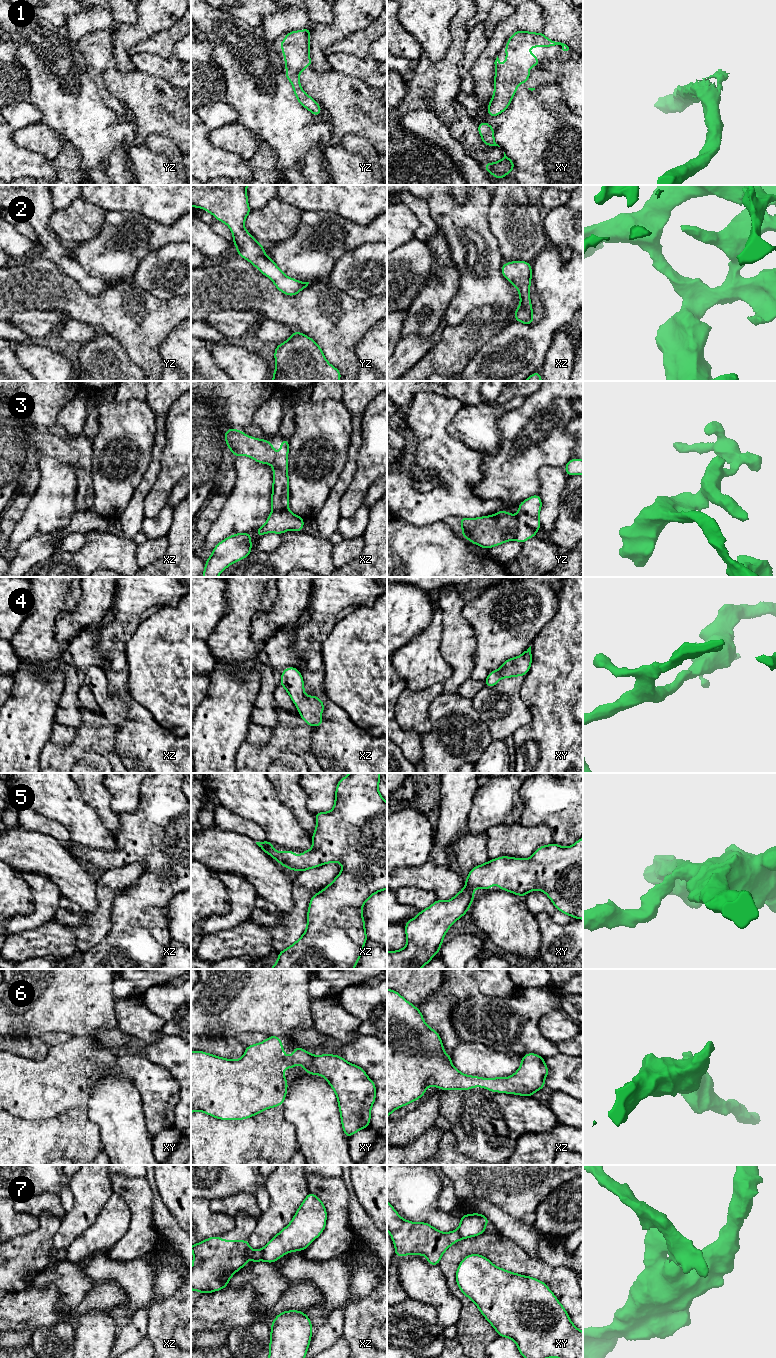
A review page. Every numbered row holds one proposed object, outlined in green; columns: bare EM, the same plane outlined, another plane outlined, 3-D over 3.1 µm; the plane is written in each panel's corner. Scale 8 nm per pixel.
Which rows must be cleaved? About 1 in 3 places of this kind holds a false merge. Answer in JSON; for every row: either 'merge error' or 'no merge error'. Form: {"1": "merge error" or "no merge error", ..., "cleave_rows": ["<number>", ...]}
{"1": "no merge error", "2": "no merge error", "3": "merge error", "4": "no merge error", "5": "no merge error", "6": "no merge error", "7": "merge error", "cleave_rows": ["3", "7"]}

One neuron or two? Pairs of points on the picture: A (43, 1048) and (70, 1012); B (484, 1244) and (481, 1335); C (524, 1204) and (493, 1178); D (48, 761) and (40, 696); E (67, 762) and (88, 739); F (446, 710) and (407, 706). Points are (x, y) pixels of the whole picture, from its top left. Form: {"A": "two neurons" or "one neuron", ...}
{"A": "two neurons", "B": "one neuron", "C": "one neuron", "D": "two neurons", "E": "one neuron", "F": "two neurons"}

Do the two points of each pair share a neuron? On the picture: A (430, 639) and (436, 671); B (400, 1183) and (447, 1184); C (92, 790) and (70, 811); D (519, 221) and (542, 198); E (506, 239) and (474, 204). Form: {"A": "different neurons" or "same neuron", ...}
{"A": "same neuron", "B": "different neurons", "C": "different neurons", "D": "different neurons", "E": "different neurons"}

